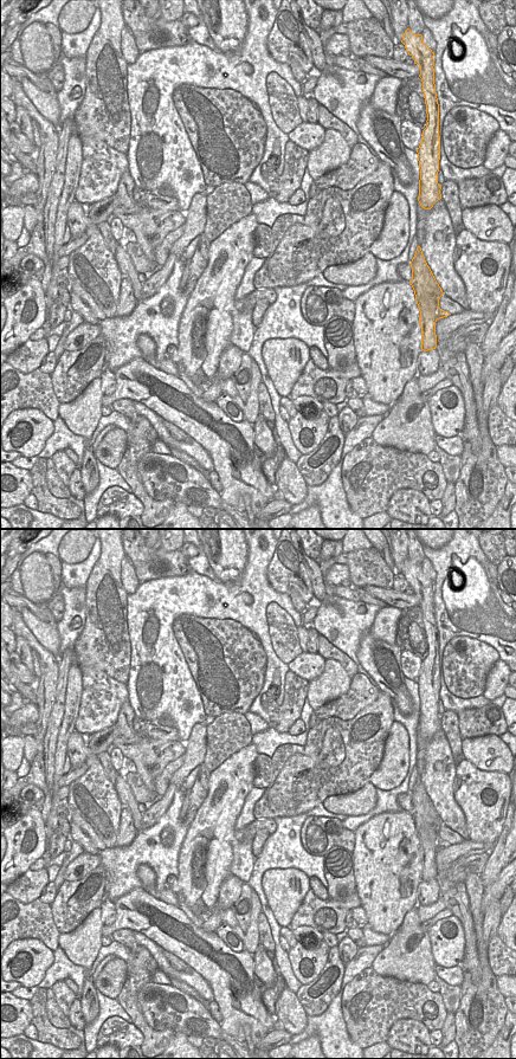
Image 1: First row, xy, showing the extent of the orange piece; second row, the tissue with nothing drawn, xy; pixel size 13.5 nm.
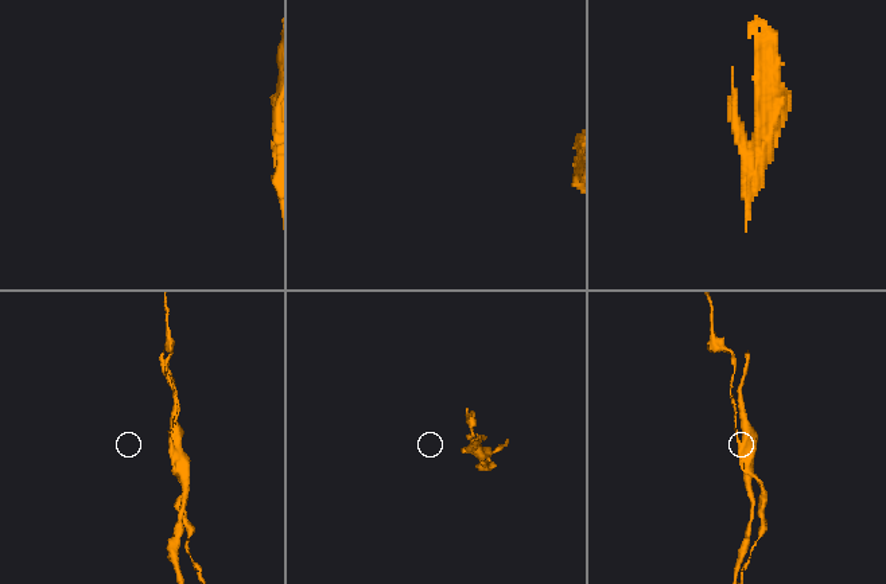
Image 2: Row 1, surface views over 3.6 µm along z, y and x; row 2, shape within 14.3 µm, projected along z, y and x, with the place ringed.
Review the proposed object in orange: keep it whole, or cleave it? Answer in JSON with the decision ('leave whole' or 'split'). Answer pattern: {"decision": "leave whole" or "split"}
{"decision": "split"}

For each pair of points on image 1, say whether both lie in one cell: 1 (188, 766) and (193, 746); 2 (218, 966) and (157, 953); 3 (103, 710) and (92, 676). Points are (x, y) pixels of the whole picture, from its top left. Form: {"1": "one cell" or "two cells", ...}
{"1": "one cell", "2": "two cells", "3": "one cell"}

